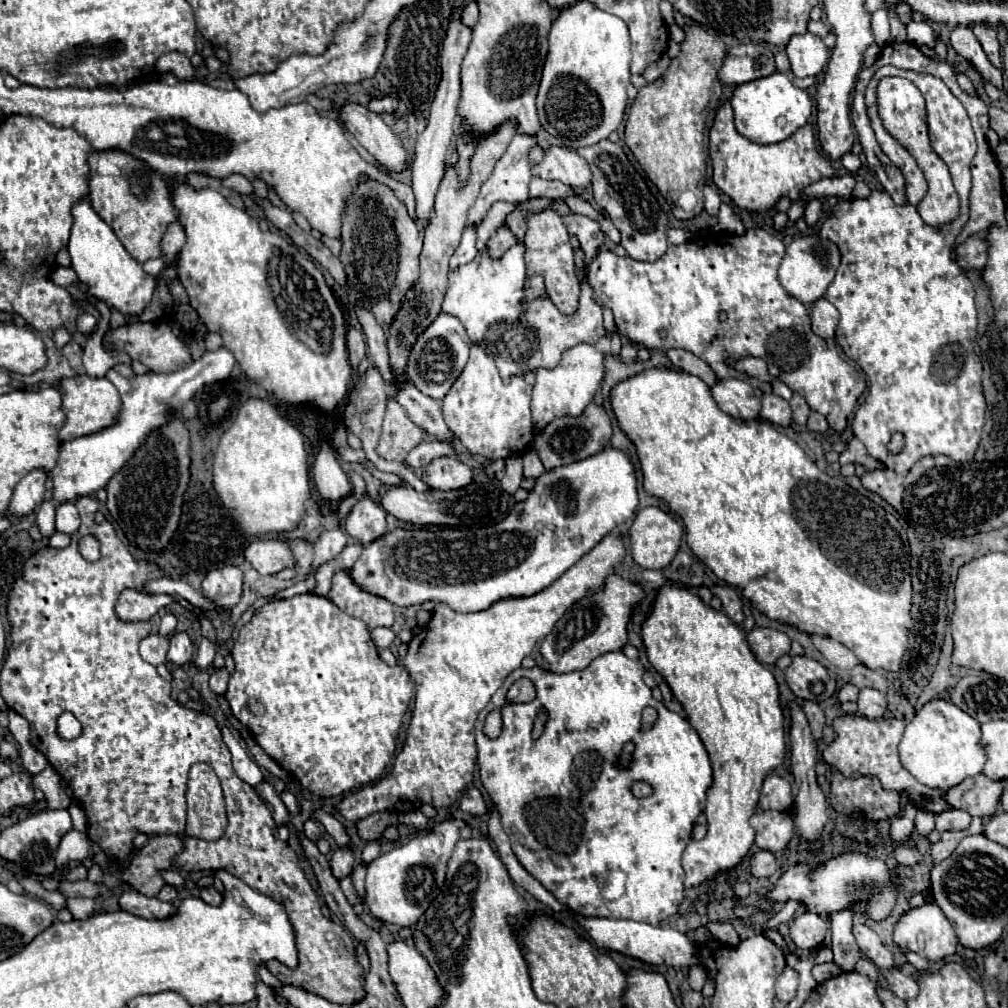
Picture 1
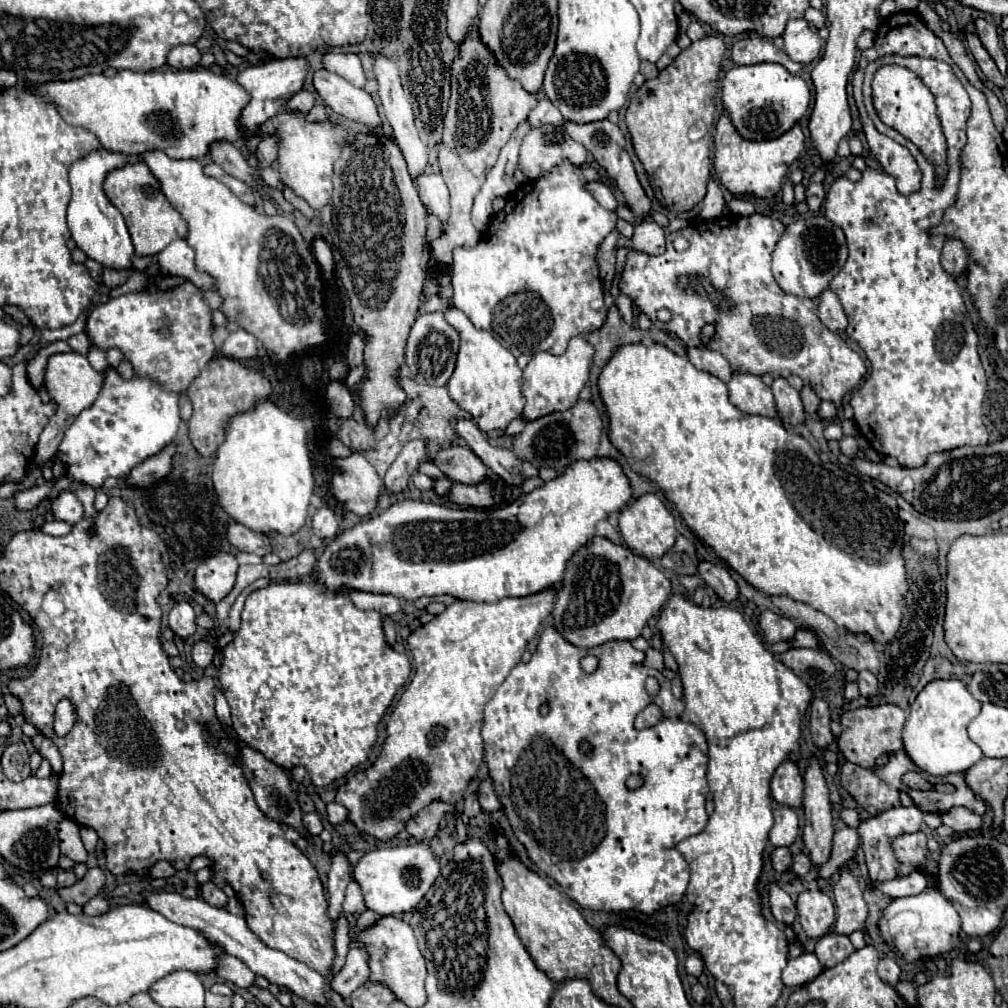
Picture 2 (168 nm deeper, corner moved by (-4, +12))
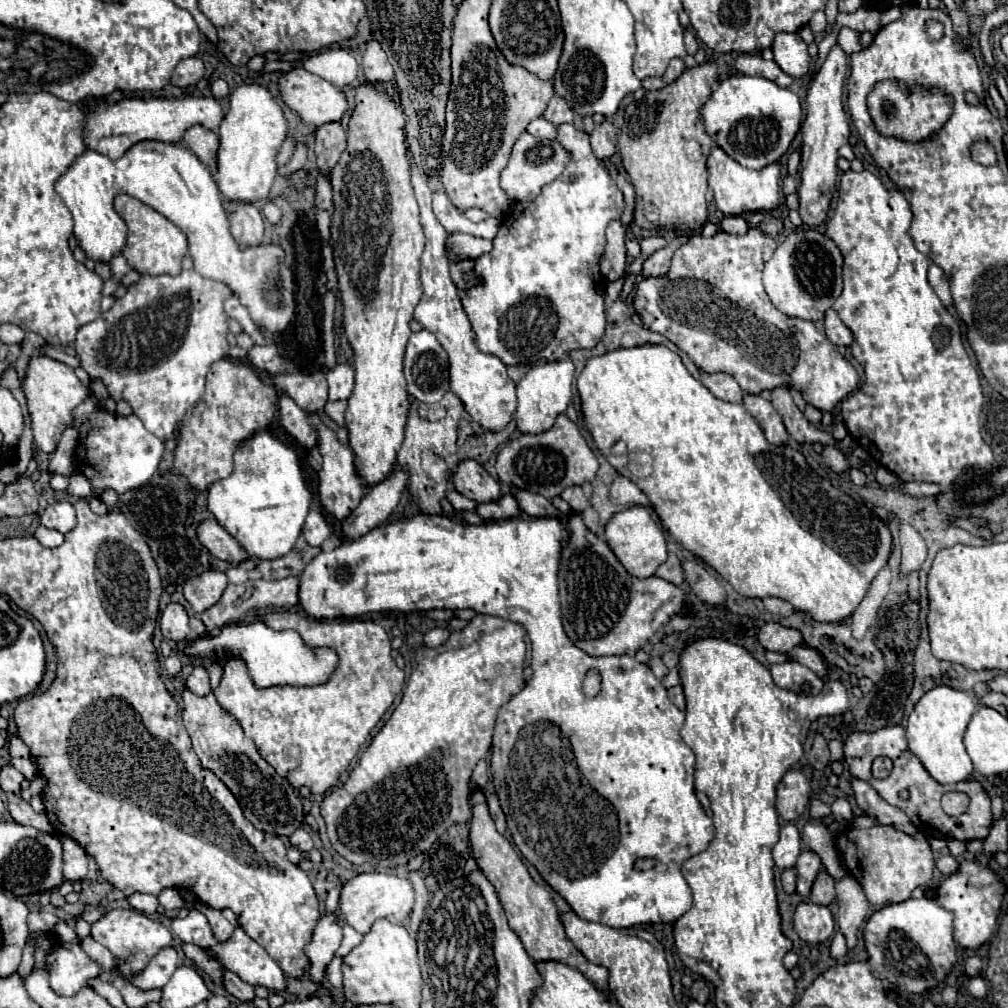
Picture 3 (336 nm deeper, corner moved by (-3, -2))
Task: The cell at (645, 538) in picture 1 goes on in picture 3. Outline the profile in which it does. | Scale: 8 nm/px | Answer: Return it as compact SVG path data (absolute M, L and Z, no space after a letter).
M632 506L624 512L618 512L612 516L612 520L606 524L606 542L622 562L622 566L636 578L650 578L654 576L656 568L668 558L666 538L662 528L654 522L650 512L644 506Z

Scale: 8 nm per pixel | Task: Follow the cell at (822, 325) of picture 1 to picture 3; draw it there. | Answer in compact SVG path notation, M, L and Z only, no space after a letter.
M828 308L826 316L824 316L824 332L826 332L828 340L836 346L850 346L854 340L852 332L846 328L846 324L840 320L836 310L832 310L832 308Z

